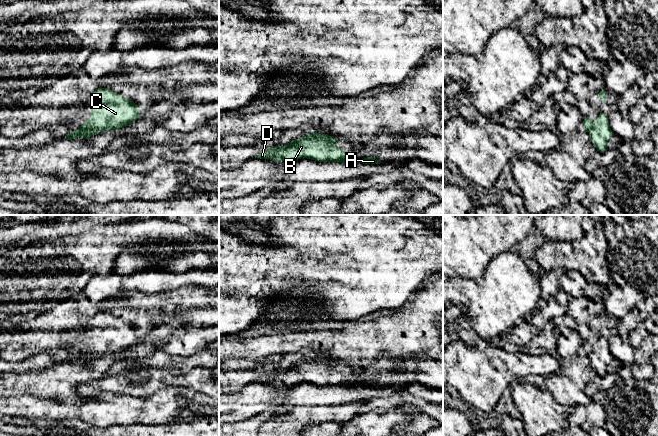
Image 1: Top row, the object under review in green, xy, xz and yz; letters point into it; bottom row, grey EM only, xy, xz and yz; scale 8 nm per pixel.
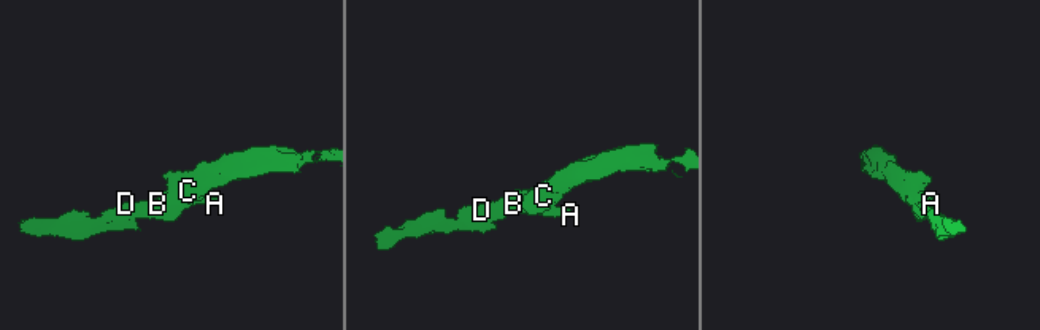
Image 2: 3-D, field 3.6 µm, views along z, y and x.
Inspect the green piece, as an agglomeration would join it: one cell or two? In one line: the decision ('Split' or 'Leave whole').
Split

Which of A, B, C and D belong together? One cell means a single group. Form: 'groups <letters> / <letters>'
groups A B D / C

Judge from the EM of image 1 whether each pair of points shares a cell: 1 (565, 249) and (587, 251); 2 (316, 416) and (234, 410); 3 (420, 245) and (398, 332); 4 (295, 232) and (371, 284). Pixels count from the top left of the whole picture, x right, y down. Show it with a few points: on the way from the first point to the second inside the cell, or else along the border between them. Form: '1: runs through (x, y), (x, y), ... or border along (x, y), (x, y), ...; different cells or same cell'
1: runs through (570, 254), (582, 254); same cell
2: border along (316, 405), (295, 405), (293, 407); different cells
3: border along (422, 283), (401, 305), (392, 309); different cells
4: runs through (314, 232), (317, 232), (352, 266); same cell

